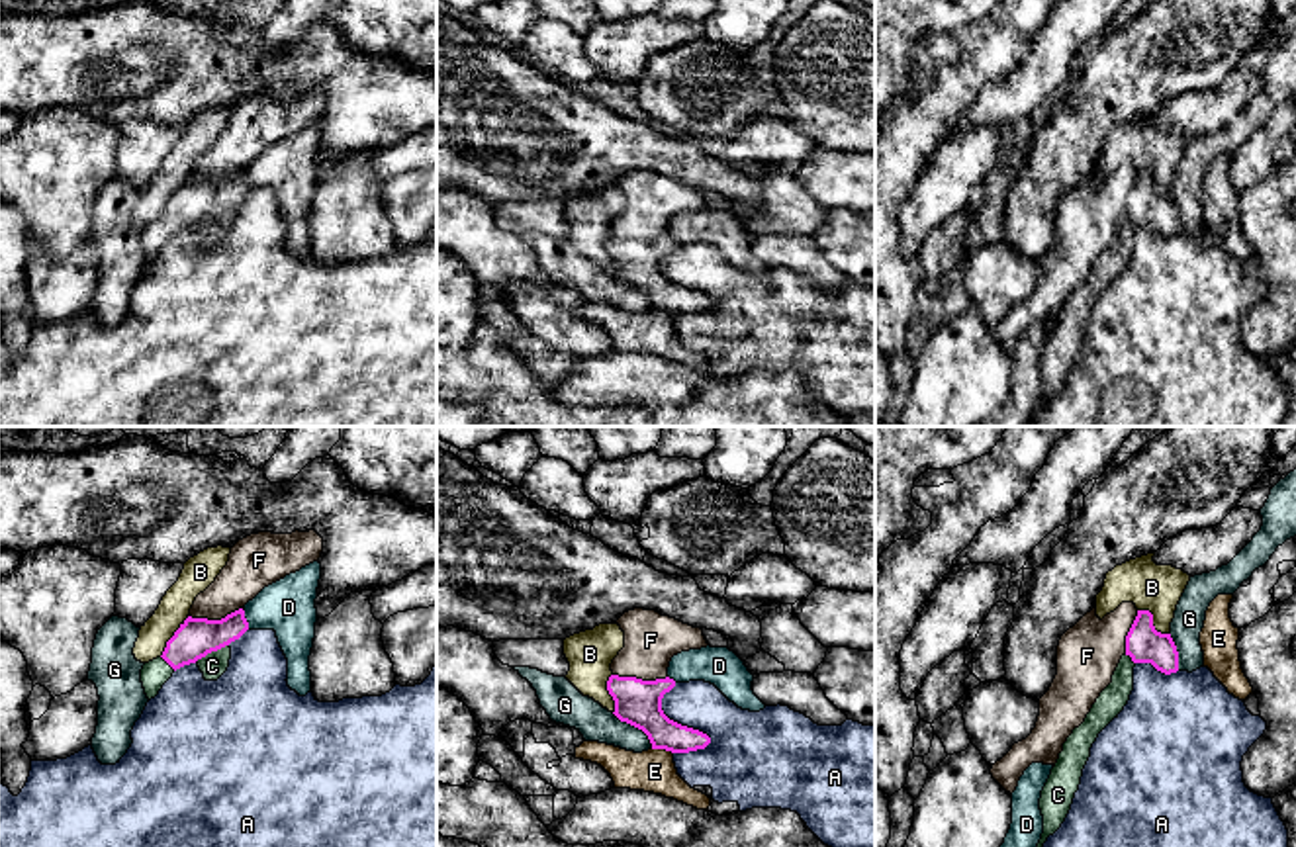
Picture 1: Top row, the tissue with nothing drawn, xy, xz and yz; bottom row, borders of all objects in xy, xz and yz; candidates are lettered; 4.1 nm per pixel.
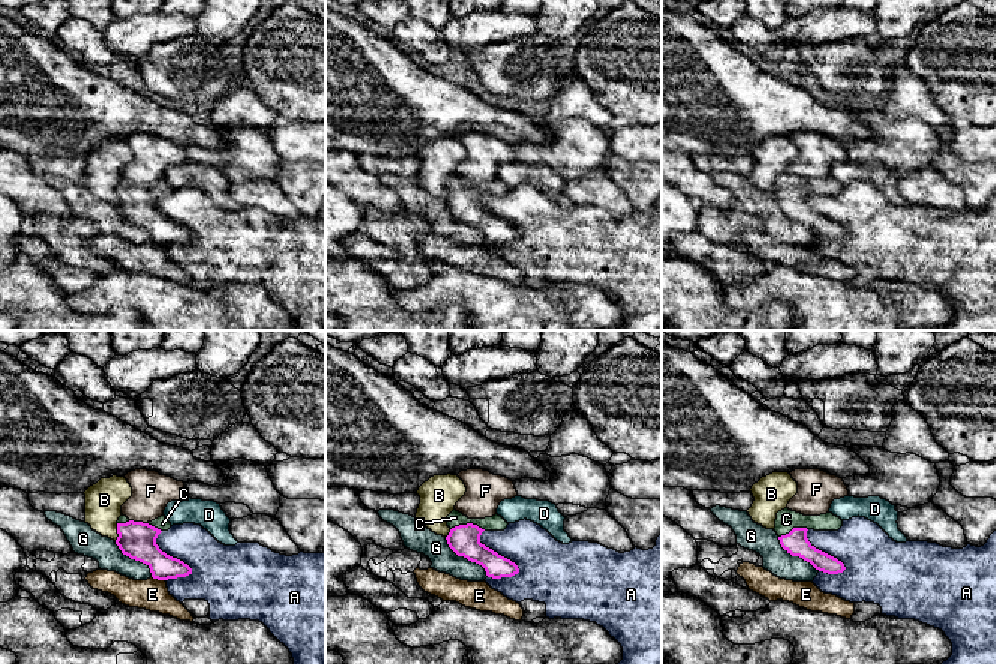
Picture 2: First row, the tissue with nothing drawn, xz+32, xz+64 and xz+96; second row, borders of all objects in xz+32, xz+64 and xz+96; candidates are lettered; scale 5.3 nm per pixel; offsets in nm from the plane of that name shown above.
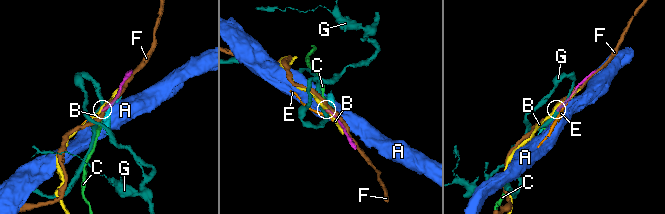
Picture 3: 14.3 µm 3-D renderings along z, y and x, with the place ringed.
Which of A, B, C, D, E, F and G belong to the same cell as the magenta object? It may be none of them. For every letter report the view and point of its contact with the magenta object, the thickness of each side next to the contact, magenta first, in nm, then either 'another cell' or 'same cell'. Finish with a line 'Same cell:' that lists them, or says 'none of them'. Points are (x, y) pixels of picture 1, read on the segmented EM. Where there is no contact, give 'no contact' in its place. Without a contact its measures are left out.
A: xz (676, 722) | 190/220 nm | another cell
B: xy (173, 636) | 160/130 nm | another cell
C: xy (210, 652) | 160/100 nm | same cell
D: xy (245, 619) | 160/220 nm | another cell
E: xz (662, 748) | 190/180 nm | another cell
F: xy (214, 621) | 160/190 nm | another cell
G: xz (635, 726) | 190/140 nm | another cell
Same cell: C

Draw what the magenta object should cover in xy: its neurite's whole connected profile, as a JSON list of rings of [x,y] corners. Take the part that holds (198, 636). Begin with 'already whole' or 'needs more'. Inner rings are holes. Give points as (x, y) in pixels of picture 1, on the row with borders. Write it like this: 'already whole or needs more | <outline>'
needs more | [[[239,608],[221,620],[188,616],[166,642],[161,657],[141,669],[147,698],[155,698],[172,673],[196,663],[206,681],[217,681],[229,667],[229,644],[249,630],[245,610]]]

